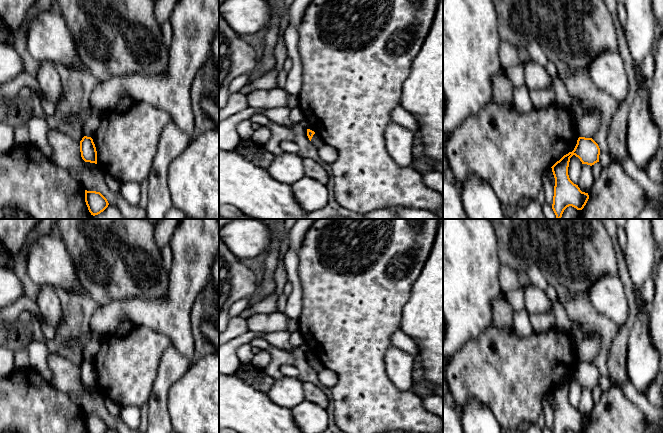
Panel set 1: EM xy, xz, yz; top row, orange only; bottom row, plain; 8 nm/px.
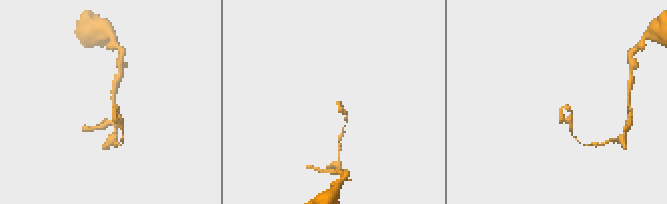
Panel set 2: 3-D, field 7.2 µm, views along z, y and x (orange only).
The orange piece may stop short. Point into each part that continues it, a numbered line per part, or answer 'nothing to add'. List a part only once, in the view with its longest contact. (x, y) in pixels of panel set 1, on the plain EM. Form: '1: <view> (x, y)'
nothing to add

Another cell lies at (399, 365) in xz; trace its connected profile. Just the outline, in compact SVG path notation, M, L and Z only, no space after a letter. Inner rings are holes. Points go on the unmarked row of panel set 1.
M392 346L384 355L386 373L391 382L401 391L410 390L414 384L412 372L414 357Z

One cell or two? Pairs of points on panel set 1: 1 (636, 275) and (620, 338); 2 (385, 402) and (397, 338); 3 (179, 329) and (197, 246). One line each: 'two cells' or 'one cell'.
1: two cells
2: two cells
3: one cell

